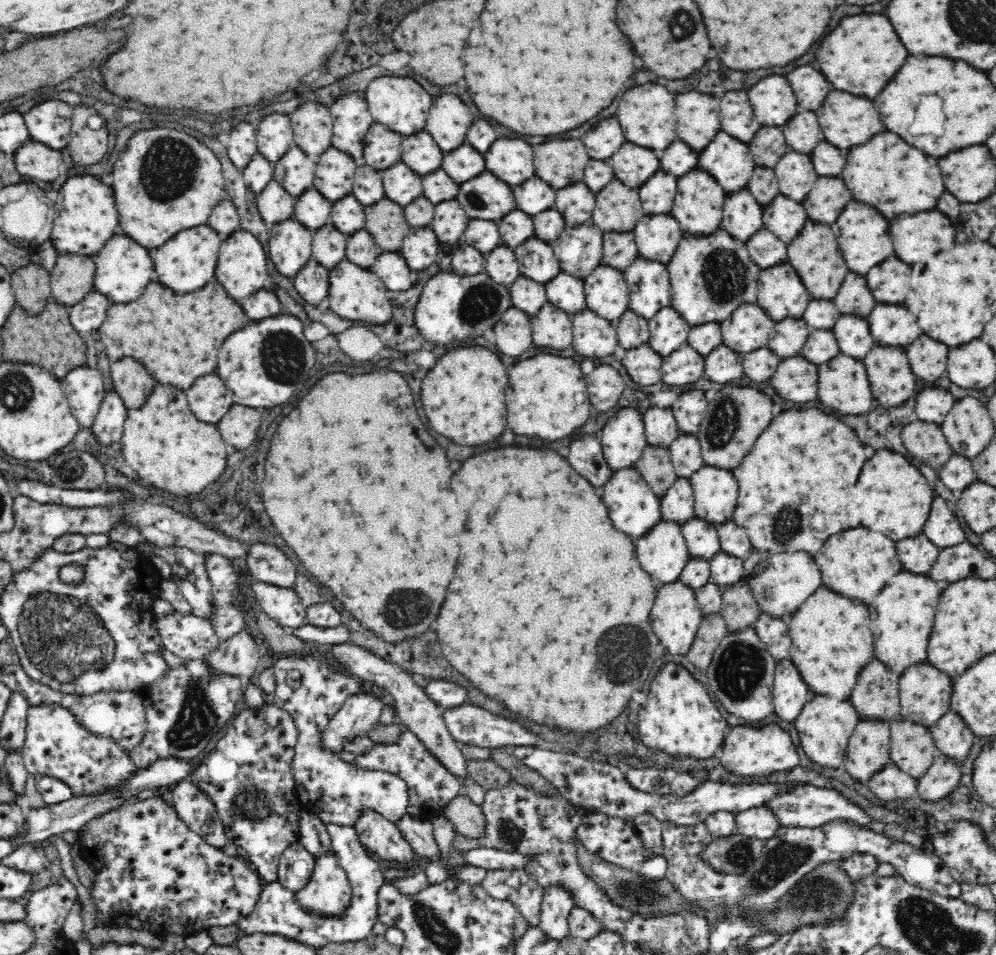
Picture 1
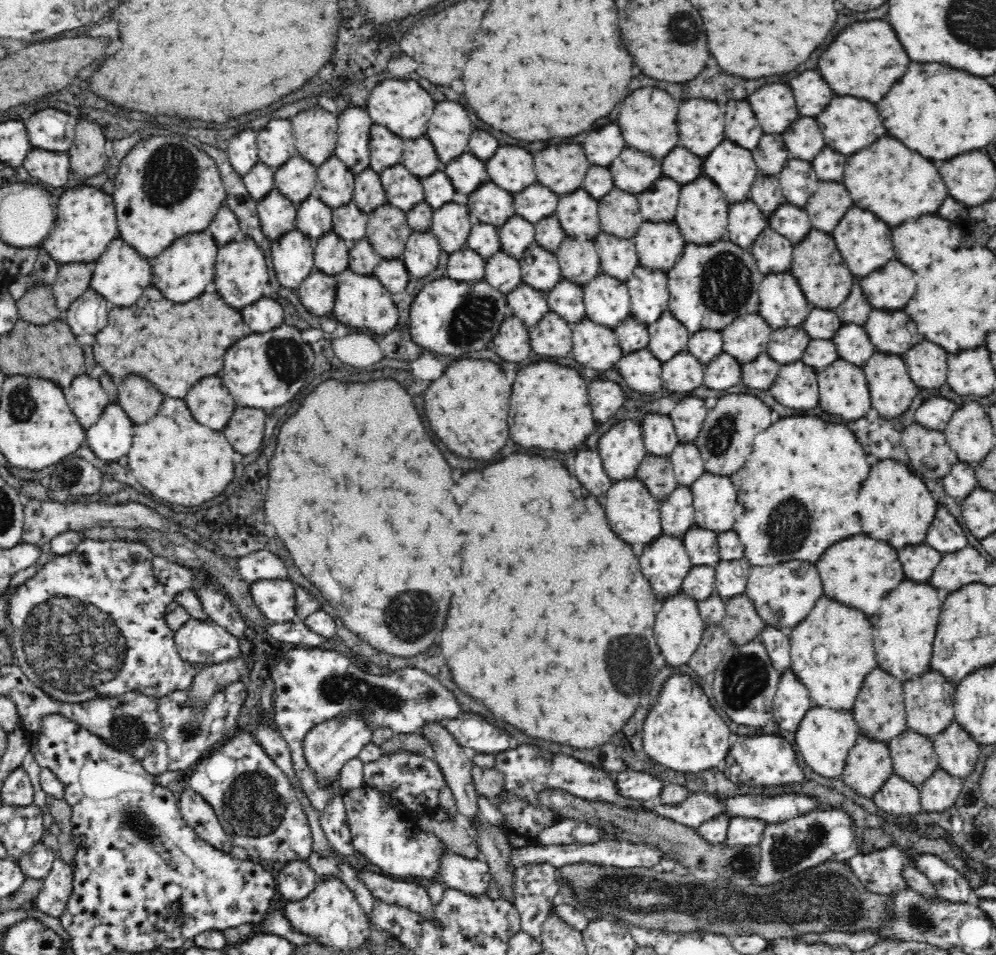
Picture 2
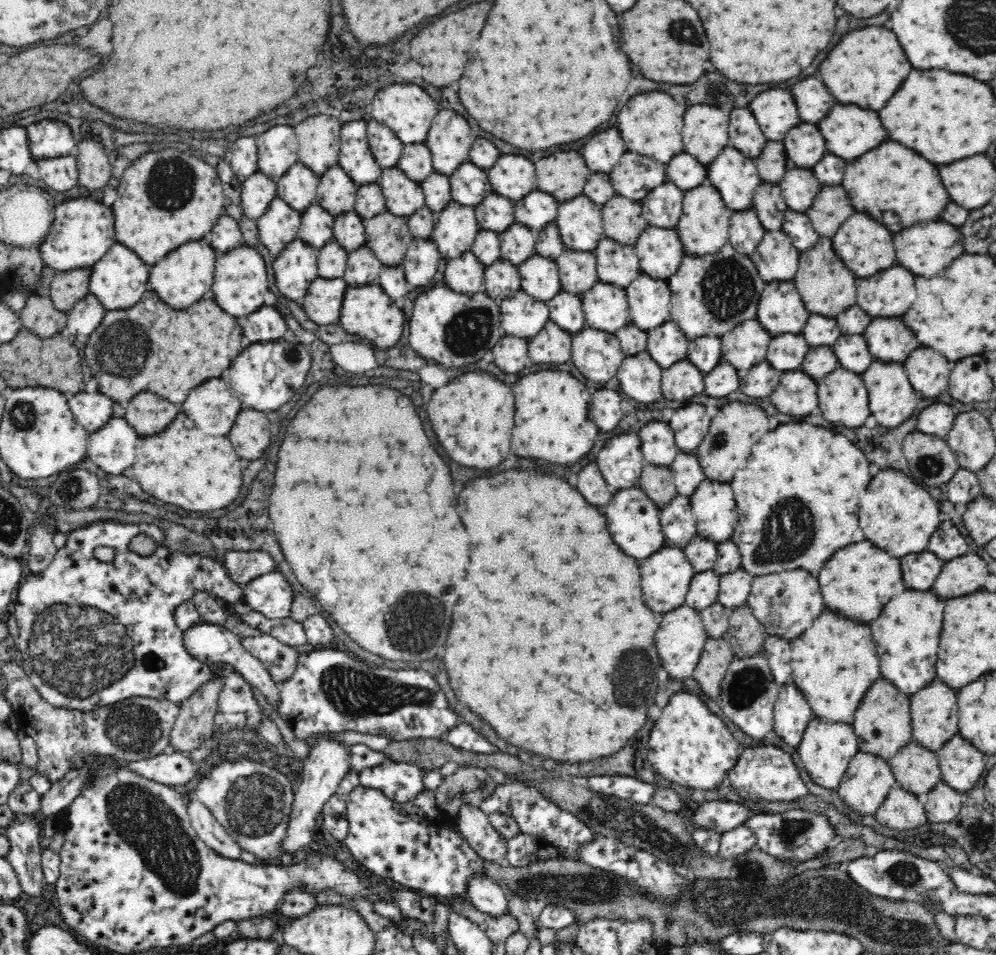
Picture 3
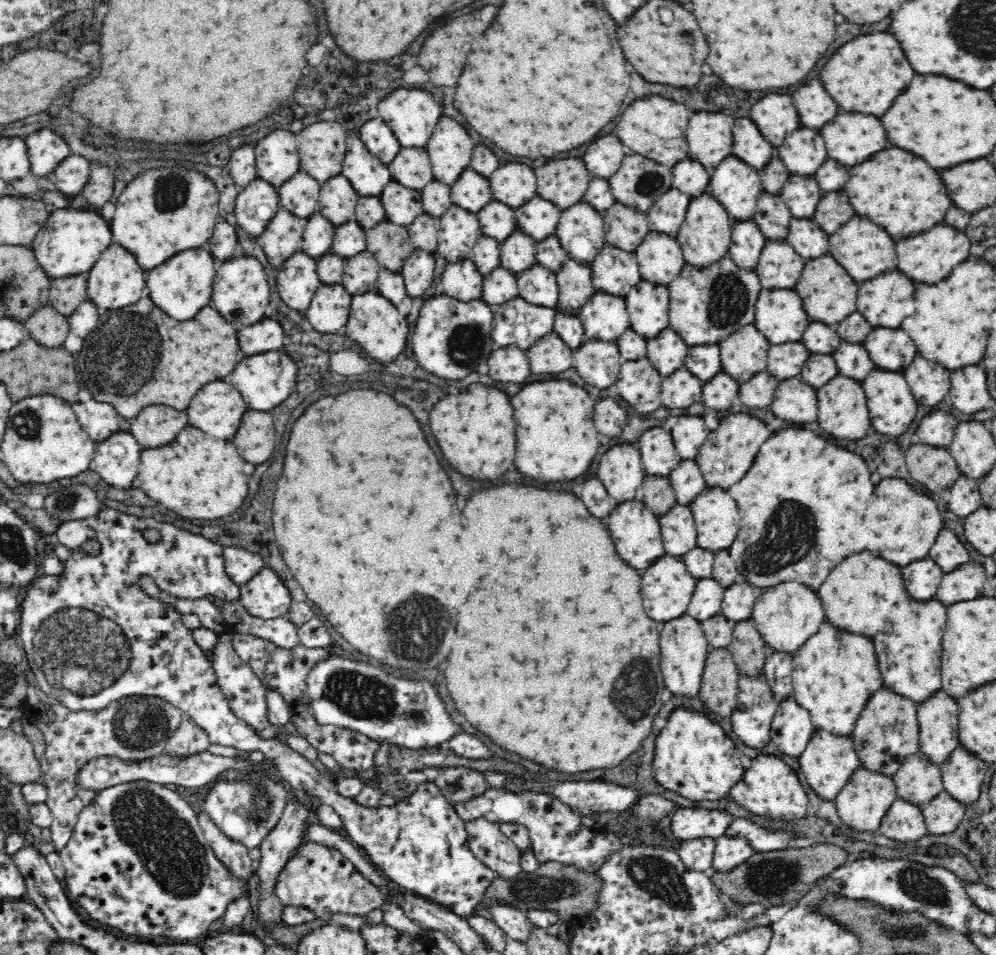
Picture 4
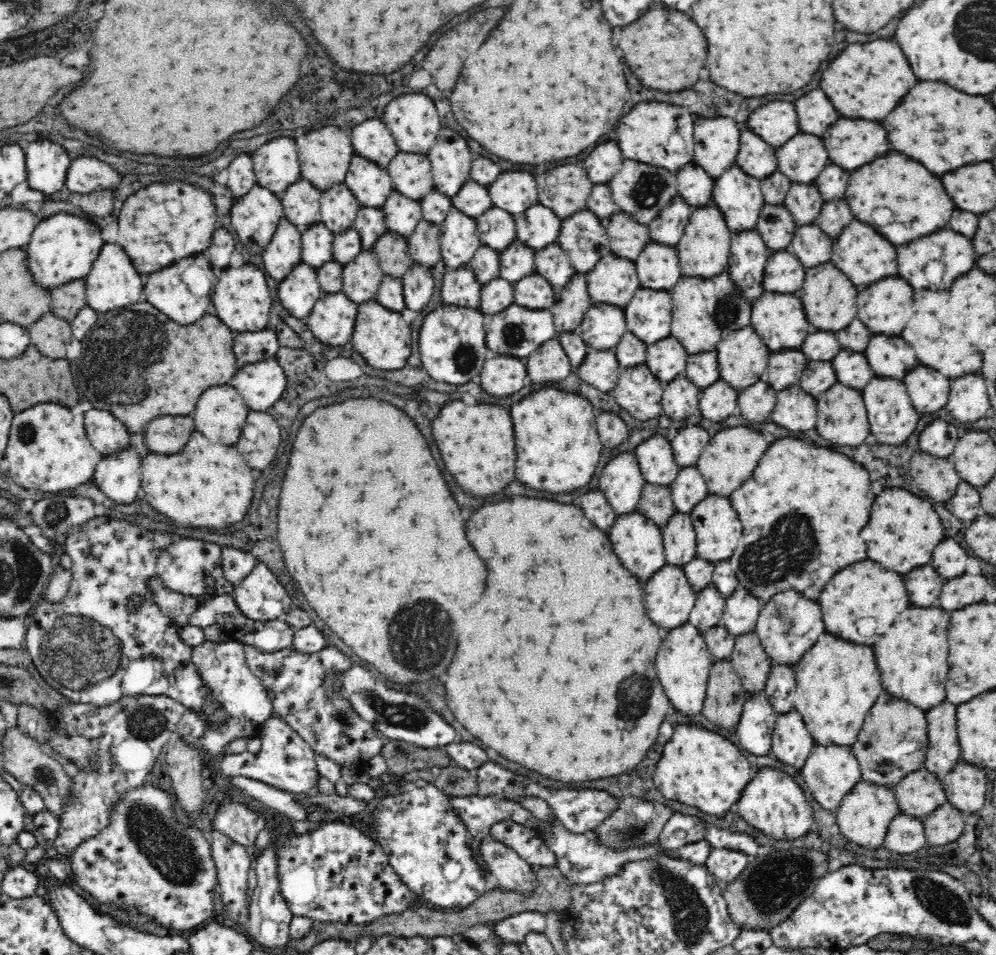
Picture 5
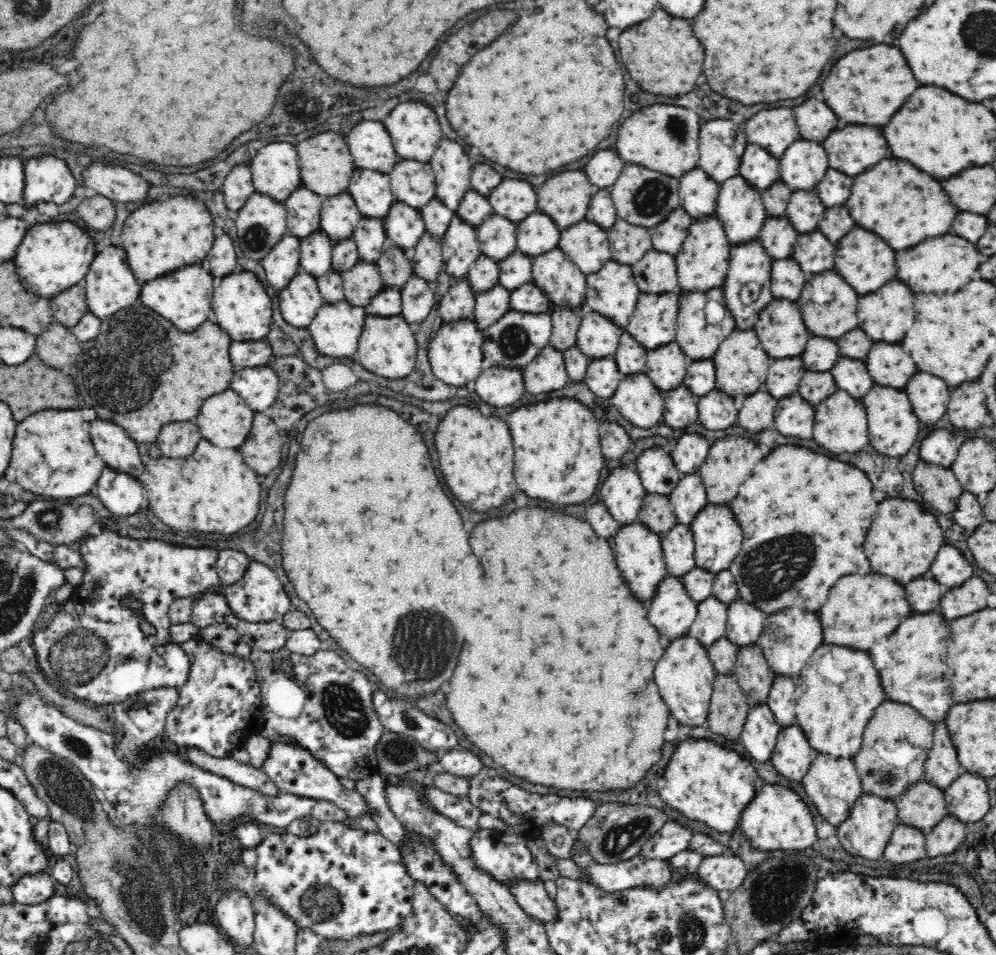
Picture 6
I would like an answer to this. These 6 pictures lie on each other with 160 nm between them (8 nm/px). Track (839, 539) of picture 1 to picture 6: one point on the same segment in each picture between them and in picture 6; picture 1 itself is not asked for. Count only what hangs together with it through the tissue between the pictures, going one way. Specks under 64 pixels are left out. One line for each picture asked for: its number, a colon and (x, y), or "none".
2: (858, 573)
3: (857, 584)
4: (858, 596)
5: (847, 603)
6: (863, 610)

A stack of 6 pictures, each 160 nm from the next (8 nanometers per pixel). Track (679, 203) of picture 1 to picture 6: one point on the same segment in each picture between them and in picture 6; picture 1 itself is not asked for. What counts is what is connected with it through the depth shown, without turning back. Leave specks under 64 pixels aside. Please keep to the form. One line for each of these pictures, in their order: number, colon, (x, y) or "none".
2: (702, 216)
3: (703, 228)
4: (704, 237)
5: (704, 250)
6: (702, 263)

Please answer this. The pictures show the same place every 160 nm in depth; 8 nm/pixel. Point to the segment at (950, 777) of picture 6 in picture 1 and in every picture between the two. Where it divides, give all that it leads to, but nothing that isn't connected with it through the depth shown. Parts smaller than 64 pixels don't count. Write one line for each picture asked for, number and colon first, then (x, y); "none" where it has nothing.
1: (924, 692)
2: (929, 707)
3: (934, 720)
4: (938, 720)
5: (944, 755)

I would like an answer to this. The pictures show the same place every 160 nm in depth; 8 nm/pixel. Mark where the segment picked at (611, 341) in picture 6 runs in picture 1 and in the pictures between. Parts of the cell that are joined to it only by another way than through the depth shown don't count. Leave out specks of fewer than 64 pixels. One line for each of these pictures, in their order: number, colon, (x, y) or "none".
1: (607, 294)
2: (607, 302)
3: (605, 307)
4: (604, 317)
5: (602, 328)

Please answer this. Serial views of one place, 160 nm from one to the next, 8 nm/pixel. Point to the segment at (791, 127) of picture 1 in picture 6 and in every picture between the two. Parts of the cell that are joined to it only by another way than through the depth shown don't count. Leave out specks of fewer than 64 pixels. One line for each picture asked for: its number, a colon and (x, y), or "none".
2: (804, 141)
3: (804, 146)
4: (804, 152)
5: (801, 160)
6: (802, 166)

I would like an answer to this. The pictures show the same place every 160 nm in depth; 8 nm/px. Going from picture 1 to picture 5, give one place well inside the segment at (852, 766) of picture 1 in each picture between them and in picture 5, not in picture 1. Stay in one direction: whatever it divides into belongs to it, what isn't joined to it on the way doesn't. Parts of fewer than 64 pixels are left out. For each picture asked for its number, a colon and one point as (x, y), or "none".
2: (869, 767)
3: (868, 782)
4: (862, 804)
5: (864, 818)

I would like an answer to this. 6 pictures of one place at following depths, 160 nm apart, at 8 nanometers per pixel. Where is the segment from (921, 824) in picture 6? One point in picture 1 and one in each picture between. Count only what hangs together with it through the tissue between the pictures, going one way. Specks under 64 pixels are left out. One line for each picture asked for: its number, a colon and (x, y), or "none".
1: (913, 751)
2: (913, 756)
3: (916, 770)
4: (918, 782)
5: (919, 794)

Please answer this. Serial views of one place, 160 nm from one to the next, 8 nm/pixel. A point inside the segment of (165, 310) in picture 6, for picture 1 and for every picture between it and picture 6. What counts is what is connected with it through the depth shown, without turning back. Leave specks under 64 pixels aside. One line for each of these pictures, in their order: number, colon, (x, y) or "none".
1: (185, 263)
2: (182, 272)
3: (183, 277)
4: (183, 287)
5: (183, 292)

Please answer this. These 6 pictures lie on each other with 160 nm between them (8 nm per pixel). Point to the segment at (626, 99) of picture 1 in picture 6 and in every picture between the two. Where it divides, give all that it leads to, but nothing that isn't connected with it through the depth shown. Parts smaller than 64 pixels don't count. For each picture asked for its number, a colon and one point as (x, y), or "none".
2: (647, 118)
3: (651, 124)
4: (655, 128)
5: (662, 135)
6: (663, 138)

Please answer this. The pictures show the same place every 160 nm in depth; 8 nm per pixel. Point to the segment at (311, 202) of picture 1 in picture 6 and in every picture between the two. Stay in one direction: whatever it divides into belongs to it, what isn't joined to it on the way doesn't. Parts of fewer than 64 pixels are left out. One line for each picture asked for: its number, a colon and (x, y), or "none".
2: (314, 219)
3: (316, 229)
4: (318, 234)
5: (317, 241)
6: (315, 251)

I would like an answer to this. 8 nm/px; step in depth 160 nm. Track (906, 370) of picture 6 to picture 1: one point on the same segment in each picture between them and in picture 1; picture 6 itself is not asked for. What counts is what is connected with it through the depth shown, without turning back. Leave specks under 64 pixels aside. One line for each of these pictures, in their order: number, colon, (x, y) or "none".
1: (890, 325)
2: (888, 331)
3: (888, 340)
4: (891, 350)
5: (889, 357)

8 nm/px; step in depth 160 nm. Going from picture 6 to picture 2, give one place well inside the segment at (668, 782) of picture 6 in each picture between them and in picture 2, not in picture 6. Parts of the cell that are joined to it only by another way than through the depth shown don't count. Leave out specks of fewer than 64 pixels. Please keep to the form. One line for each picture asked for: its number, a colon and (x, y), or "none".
2: (683, 733)
3: (689, 745)
4: (694, 758)
5: (701, 769)

